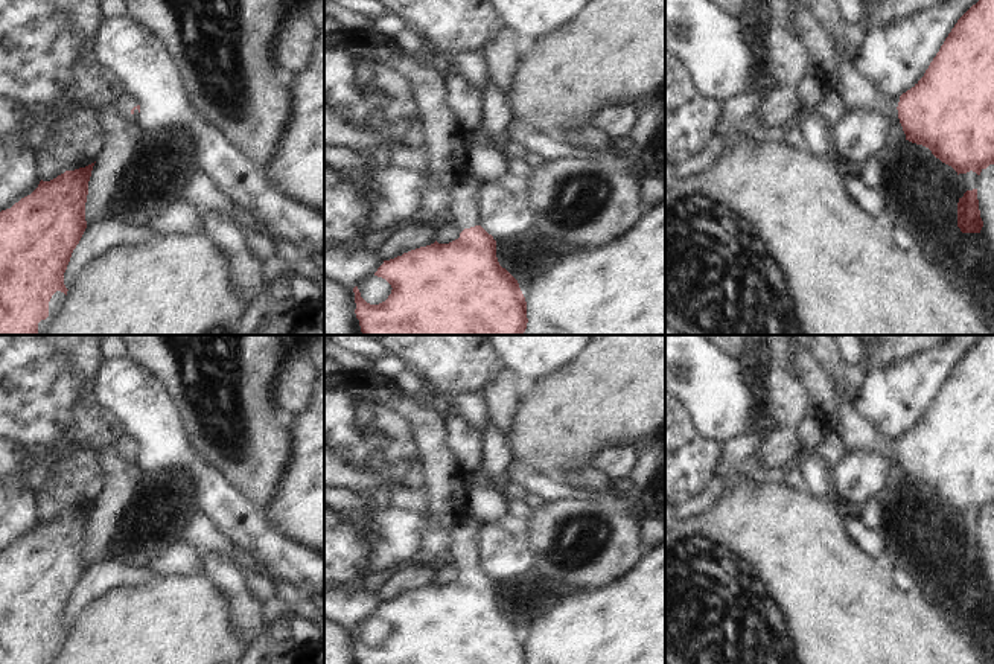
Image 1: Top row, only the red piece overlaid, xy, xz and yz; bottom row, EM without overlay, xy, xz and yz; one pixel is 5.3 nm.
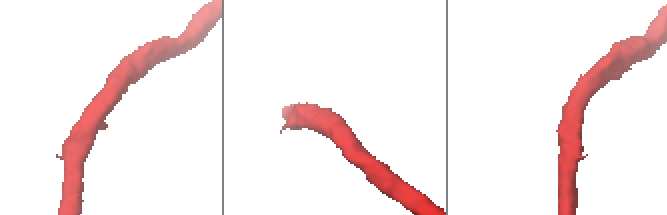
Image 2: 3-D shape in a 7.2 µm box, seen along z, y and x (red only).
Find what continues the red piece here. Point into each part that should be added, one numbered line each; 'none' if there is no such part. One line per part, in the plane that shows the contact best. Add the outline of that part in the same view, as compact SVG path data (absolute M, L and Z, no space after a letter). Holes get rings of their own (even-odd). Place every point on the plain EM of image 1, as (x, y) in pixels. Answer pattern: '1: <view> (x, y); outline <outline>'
1: yz (859, 434); outline M795 337L789 344L789 359L808 393L808 404L830 417L831 429L843 440L846 449L849 452L877 452L900 464L897 451L900 439L880 433L872 422L866 420L855 408L854 401L839 393L811 350L801 350Z

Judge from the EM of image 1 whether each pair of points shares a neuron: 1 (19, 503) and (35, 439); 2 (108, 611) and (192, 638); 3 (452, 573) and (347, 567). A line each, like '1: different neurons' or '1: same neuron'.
1: different neurons
2: same neuron
3: different neurons

